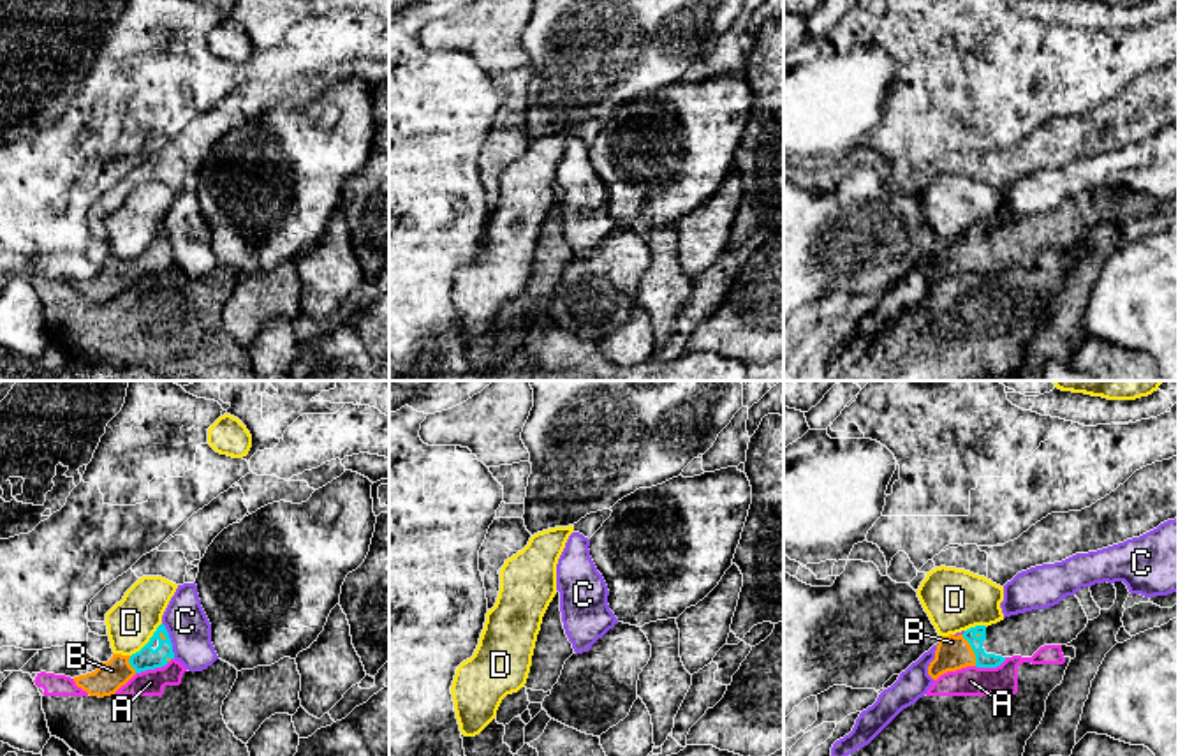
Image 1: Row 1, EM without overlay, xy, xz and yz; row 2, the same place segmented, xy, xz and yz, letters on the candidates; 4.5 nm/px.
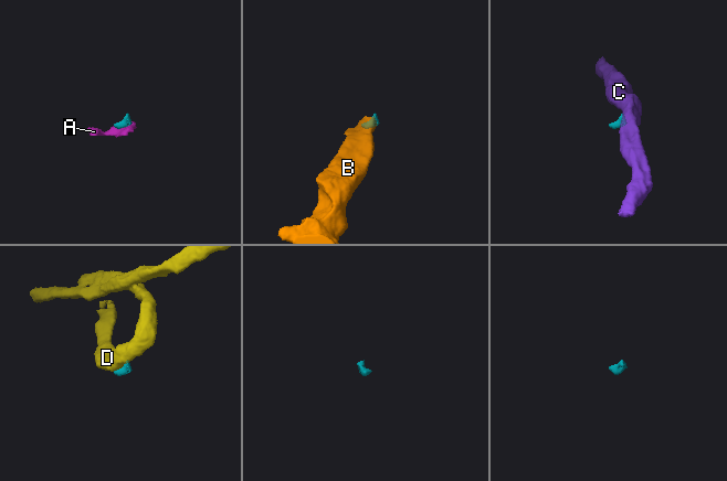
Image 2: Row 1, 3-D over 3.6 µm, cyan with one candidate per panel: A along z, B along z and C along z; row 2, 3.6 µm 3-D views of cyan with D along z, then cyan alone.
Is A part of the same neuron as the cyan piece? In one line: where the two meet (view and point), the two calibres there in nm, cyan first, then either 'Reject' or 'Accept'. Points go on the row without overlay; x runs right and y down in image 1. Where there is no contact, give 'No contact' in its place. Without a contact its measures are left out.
Touches cyan at xy (154, 274). Thickness 100 nm (cyan) against 120 nm. Reject

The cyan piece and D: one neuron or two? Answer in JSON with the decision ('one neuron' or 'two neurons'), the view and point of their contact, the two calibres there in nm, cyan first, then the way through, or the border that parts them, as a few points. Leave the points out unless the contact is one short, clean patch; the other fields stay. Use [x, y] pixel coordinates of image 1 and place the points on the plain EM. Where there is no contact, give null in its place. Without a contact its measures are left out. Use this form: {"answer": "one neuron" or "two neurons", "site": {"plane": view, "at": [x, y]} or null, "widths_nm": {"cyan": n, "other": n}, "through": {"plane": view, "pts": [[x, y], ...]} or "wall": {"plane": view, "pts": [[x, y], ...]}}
{"answer": "two neurons", "site": {"plane": "xy", "at": [150, 245]}, "widths_nm": {"cyan": 100, "other": 220}, "wall": {"plane": "xy", "pts": [[161, 228], [154, 240], [131, 261]]}}

